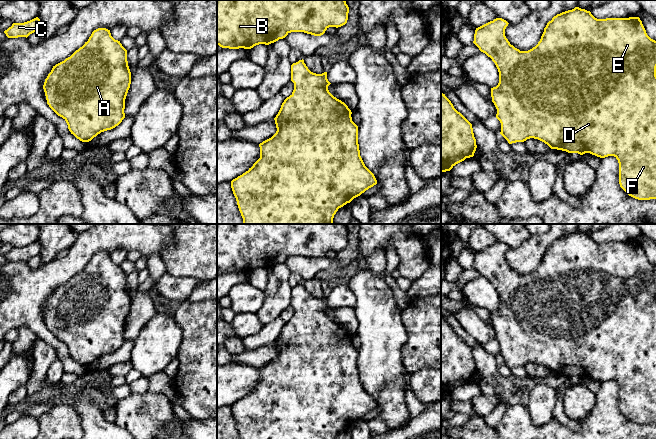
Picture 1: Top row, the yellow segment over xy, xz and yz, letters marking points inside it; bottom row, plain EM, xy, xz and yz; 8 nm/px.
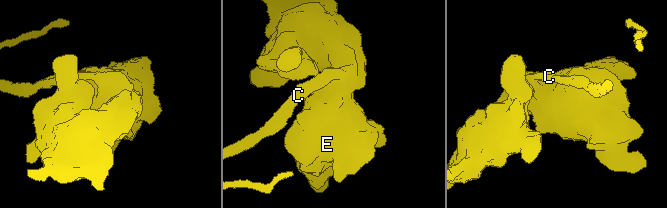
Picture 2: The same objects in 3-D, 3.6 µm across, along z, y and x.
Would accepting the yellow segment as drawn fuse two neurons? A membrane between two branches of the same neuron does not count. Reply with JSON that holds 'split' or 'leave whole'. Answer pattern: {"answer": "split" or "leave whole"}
{"answer": "leave whole"}

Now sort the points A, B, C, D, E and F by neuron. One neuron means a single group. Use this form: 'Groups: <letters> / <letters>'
Groups: A B C D E F

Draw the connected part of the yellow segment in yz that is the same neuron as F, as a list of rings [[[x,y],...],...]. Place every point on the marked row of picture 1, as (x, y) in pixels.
[[[575,7],[557,14],[544,28],[538,44],[528,51],[520,51],[510,44],[505,36],[508,22],[496,18],[475,30],[473,43],[495,63],[499,72],[499,83],[491,88],[492,102],[497,114],[496,118],[501,123],[500,134],[509,144],[524,142],[527,139],[538,139],[547,144],[551,149],[578,153],[590,153],[600,158],[614,156],[619,163],[620,187],[631,197],[638,200],[656,199],[656,41],[651,39],[639,17],[597,19],[590,11]]]

